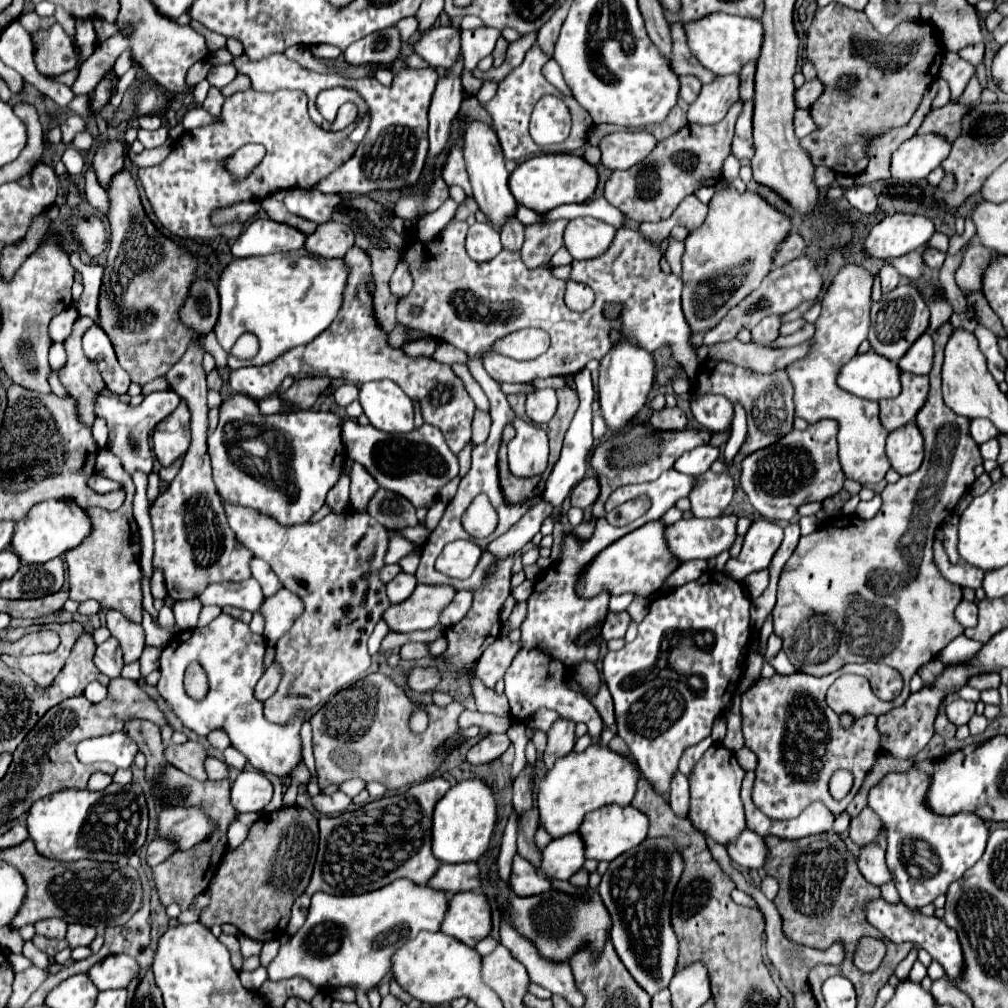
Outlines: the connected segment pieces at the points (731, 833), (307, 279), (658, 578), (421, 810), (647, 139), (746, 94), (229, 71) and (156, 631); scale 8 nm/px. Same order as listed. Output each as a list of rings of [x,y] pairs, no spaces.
[[[713,743],[703,753],[703,757],[695,763],[689,775],[689,785],[691,785],[689,817],[699,831],[713,837],[721,845],[725,845],[729,839],[735,839],[747,827],[743,803],[739,797],[743,777],[745,777],[745,771],[739,767],[735,755],[723,743]]]
[[[289,253],[233,259],[223,269],[217,283],[221,315],[215,325],[215,335],[219,345],[229,353],[243,333],[253,333],[259,339],[259,351],[247,361],[229,357],[229,369],[269,365],[281,353],[313,341],[333,323],[341,309],[345,283],[347,265],[343,259],[323,259],[313,255],[295,257]]]
[[[653,521],[617,539],[613,545],[609,545],[609,549],[601,551],[591,561],[585,573],[581,573],[581,581],[577,581],[577,593],[581,593],[581,597],[595,597],[601,591],[607,591],[609,595],[623,595],[633,591],[647,597],[649,593],[657,591],[669,573],[673,573],[673,569],[679,565],[665,547],[663,531],[665,523]]]
[[[431,777],[413,785],[403,795],[371,801],[355,811],[339,817],[319,819],[319,851],[309,887],[297,897],[287,927],[295,935],[307,919],[309,899],[317,891],[331,895],[361,895],[389,885],[395,879],[413,879],[415,885],[425,885],[437,871],[439,861],[431,853],[431,819],[437,799],[451,785],[443,777]]]
[[[635,131],[635,133],[611,133],[605,135],[599,141],[601,149],[601,165],[617,171],[617,169],[627,169],[631,165],[637,165],[643,161],[653,147],[657,145],[655,137],[645,133],[645,131]]]
[[[749,61],[749,65],[745,65],[741,69],[741,99],[749,101],[753,97],[753,73],[755,73],[755,61]]]
[[[225,63],[225,65],[211,67],[211,71],[209,71],[209,75],[207,75],[207,81],[209,81],[213,87],[221,89],[221,87],[225,87],[225,83],[231,83],[235,77],[237,77],[237,69],[235,69],[231,63]]]
[[[143,608],[142,610],[142,626],[145,631],[145,644],[159,648],[165,648],[172,640],[173,635],[164,630],[160,633],[160,629],[153,623],[151,615]]]

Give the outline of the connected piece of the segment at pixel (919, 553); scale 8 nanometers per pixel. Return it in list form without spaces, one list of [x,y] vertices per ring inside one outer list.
[[[949,321],[943,323],[935,333],[931,333],[931,335],[933,335],[933,341],[935,341],[935,363],[933,363],[933,371],[931,371],[931,375],[929,375],[929,377],[931,377],[931,391],[929,391],[929,397],[927,397],[927,401],[925,401],[925,407],[921,407],[921,411],[917,413],[917,427],[921,429],[921,433],[923,433],[923,437],[925,437],[925,461],[923,461],[923,465],[921,465],[915,473],[901,477],[897,483],[889,483],[889,485],[881,491],[883,505],[881,505],[879,513],[877,513],[873,519],[861,521],[861,519],[857,519],[855,515],[839,515],[837,519],[833,517],[833,519],[825,521],[815,533],[811,533],[811,535],[807,535],[807,537],[801,537],[797,549],[793,551],[791,559],[785,563],[785,567],[783,567],[783,571],[781,571],[781,577],[779,577],[777,603],[775,603],[775,609],[773,609],[775,633],[783,639],[783,651],[787,653],[789,661],[795,665],[797,671],[803,671],[803,673],[821,677],[821,675],[829,675],[829,673],[841,669],[841,667],[847,665],[847,663],[867,663],[867,661],[873,661],[873,663],[885,663],[885,665],[897,669],[897,671],[903,675],[905,685],[903,685],[903,691],[901,691],[899,697],[895,697],[893,701],[861,701],[861,703],[855,703],[855,709],[845,711],[845,713],[849,713],[849,715],[853,715],[853,717],[863,717],[863,715],[867,715],[867,713],[873,713],[873,715],[879,717],[879,715],[887,713],[889,709],[903,705],[905,699],[909,697],[909,681],[911,681],[913,673],[917,673],[917,669],[919,669],[923,663],[927,663],[927,661],[931,661],[933,657],[937,657],[939,651],[941,651],[949,641],[953,641],[957,635],[963,633],[963,627],[959,625],[959,621],[957,621],[955,615],[953,615],[953,613],[955,613],[955,607],[957,607],[957,605],[961,603],[961,599],[963,599],[961,587],[947,581],[947,579],[939,573],[937,565],[933,563],[933,551],[931,551],[933,539],[935,539],[935,531],[939,529],[939,525],[943,523],[943,519],[951,513],[951,507],[955,507],[957,501],[963,497],[963,493],[969,491],[969,487],[971,487],[973,481],[975,481],[973,469],[983,463],[983,457],[981,457],[981,453],[979,453],[979,445],[977,445],[977,443],[971,439],[971,435],[969,435],[969,421],[967,421],[965,417],[955,415],[955,413],[943,403],[943,397],[941,397],[943,349],[945,349],[945,343],[949,341],[951,333],[953,333],[953,325],[951,325]]]

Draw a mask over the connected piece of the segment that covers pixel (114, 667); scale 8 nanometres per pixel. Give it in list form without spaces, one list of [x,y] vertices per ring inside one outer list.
[[[111,637],[103,645],[99,645],[93,661],[95,661],[95,667],[107,677],[119,677],[123,669],[123,653],[117,639]]]

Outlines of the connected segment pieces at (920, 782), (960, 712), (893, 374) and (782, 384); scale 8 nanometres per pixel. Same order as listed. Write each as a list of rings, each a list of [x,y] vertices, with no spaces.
[[[909,769],[907,773],[889,773],[879,785],[875,785],[869,793],[869,807],[881,817],[885,827],[889,829],[887,833],[887,867],[893,875],[895,887],[899,891],[899,897],[905,905],[909,907],[923,907],[927,903],[933,903],[937,895],[947,893],[947,887],[961,879],[961,875],[981,859],[989,829],[985,827],[985,821],[981,821],[973,813],[957,813],[953,817],[941,817],[935,813],[929,813],[925,809],[925,795],[931,783],[931,775],[919,771],[919,769]]]
[[[953,699],[951,703],[947,703],[947,717],[951,723],[965,725],[969,723],[969,719],[975,715],[975,703],[973,701],[965,701],[965,699]]]
[[[867,351],[865,355],[855,355],[841,367],[837,385],[851,395],[881,401],[899,395],[899,375],[901,371],[893,361]]]
[[[709,359],[699,365],[693,389],[695,395],[711,395],[711,393],[725,395],[729,401],[737,401],[743,405],[743,409],[747,411],[747,439],[741,447],[743,455],[773,445],[781,435],[787,435],[793,429],[793,417],[795,417],[793,385],[789,385],[785,369],[777,369],[771,375],[759,377],[757,373],[751,373],[733,363]]]

